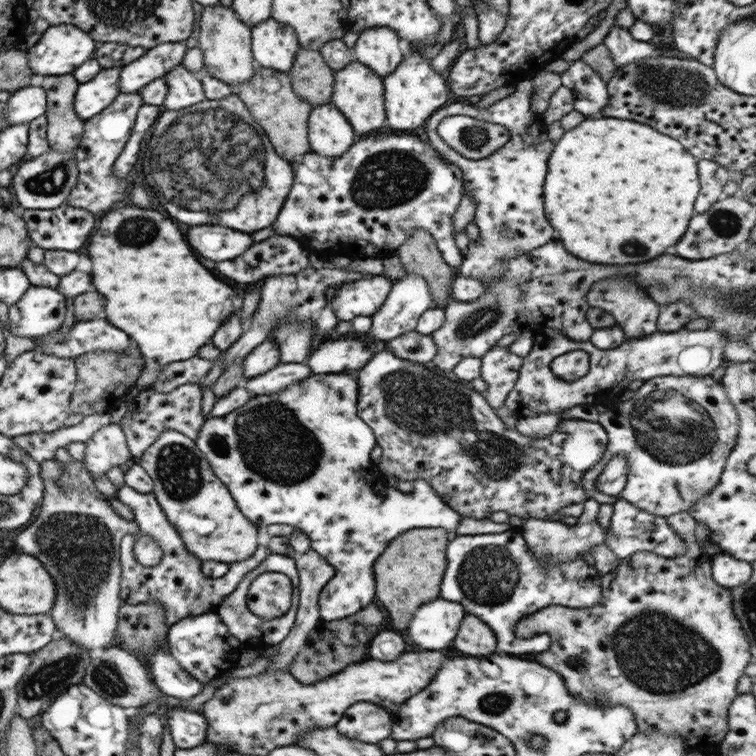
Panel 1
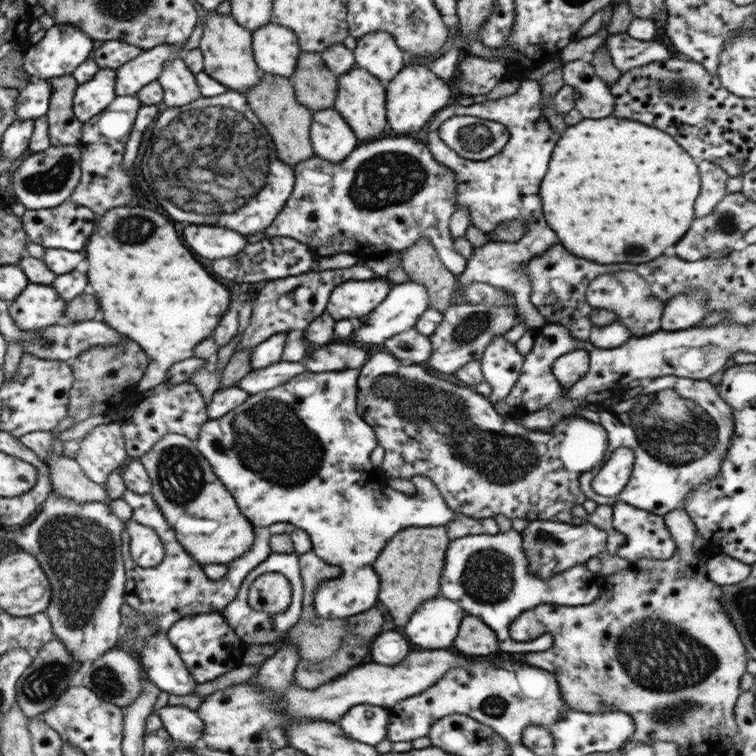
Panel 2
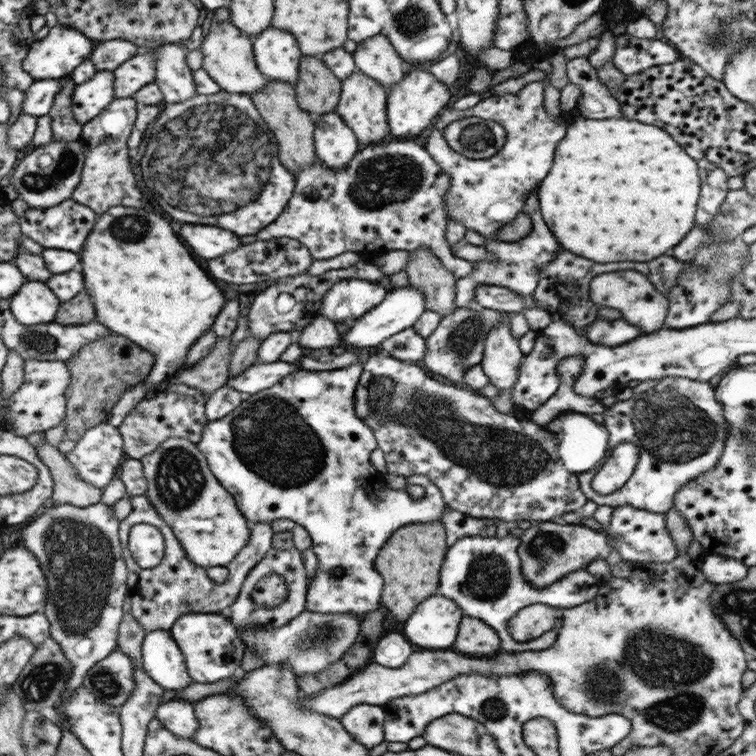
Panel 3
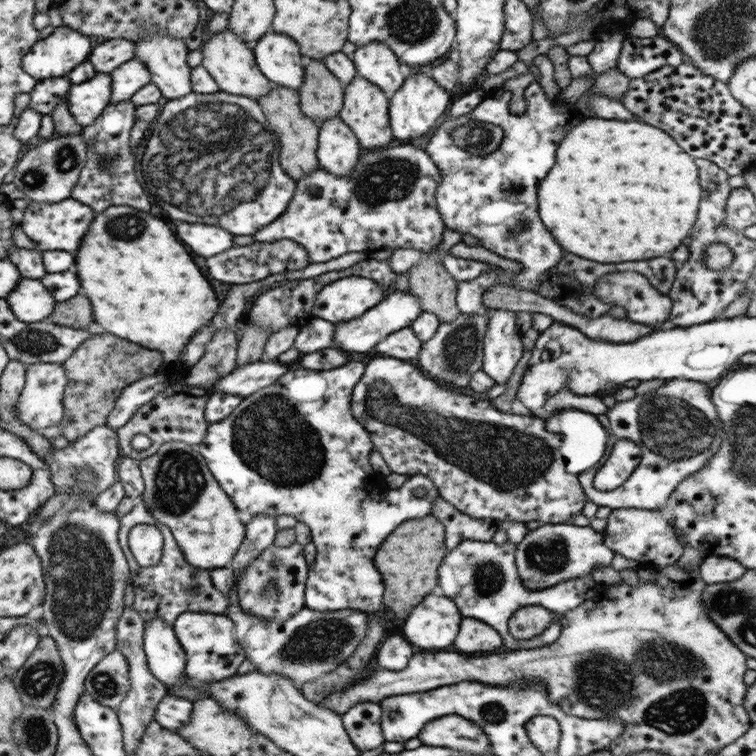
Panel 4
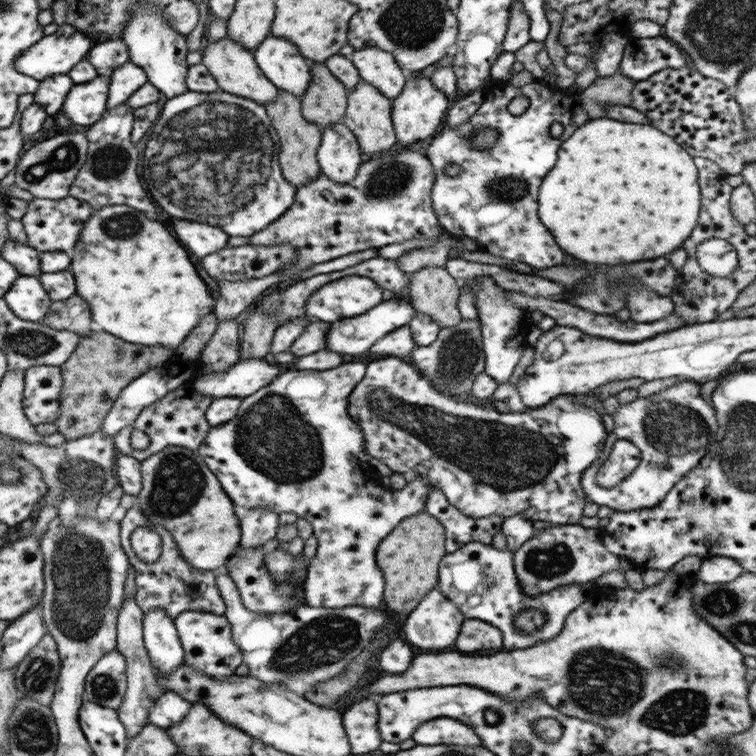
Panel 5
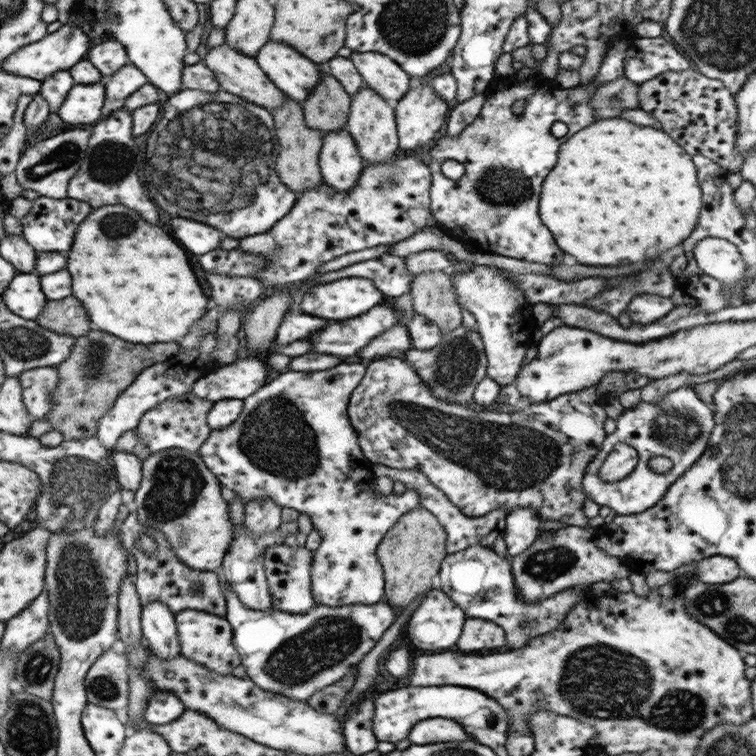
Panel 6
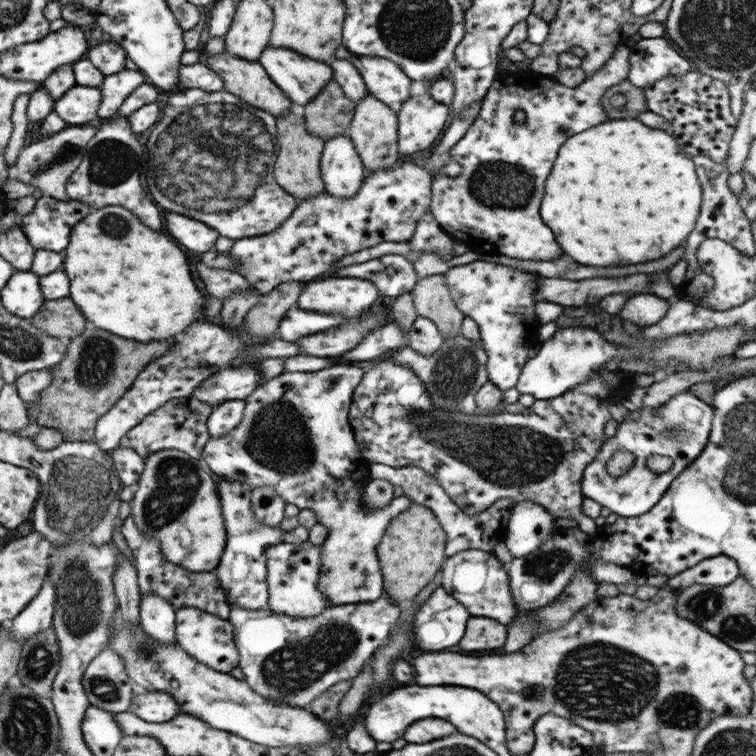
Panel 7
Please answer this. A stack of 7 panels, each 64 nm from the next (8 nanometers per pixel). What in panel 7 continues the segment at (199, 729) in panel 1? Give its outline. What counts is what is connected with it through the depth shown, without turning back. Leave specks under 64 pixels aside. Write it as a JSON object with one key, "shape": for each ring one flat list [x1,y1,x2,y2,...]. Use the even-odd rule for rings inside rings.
{"shape":[[139,692,133,694,129,712,149,724,161,724,173,720,179,714,179,704,165,692]]}

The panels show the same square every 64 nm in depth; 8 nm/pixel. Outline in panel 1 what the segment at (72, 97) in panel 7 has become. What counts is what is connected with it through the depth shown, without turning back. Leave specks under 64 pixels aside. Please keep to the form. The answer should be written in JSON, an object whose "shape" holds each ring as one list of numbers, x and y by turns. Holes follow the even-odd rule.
{"shape":[[105,68,89,82,77,86,73,108,81,120,87,122,119,96,119,74,121,68]]}

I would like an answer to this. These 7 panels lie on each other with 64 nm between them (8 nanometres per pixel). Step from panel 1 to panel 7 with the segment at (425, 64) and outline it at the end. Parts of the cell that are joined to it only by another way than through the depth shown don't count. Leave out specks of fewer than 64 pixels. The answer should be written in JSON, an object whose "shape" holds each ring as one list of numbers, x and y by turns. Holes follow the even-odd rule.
{"shape":[[423,90,421,96,405,98,405,102,401,102,401,106,397,108,397,148,401,158,409,158,411,154,425,150,429,144,437,142,443,132,443,126,447,124,447,112,449,106,435,102,429,90]]}

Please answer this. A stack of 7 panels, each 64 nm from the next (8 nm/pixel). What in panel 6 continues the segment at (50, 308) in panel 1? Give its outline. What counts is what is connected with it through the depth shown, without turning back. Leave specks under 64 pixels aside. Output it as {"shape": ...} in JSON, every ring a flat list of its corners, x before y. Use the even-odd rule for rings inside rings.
{"shape":[[15,274,7,292,1,294,11,314,35,322,47,304,47,296,41,290,41,278,37,274]]}

